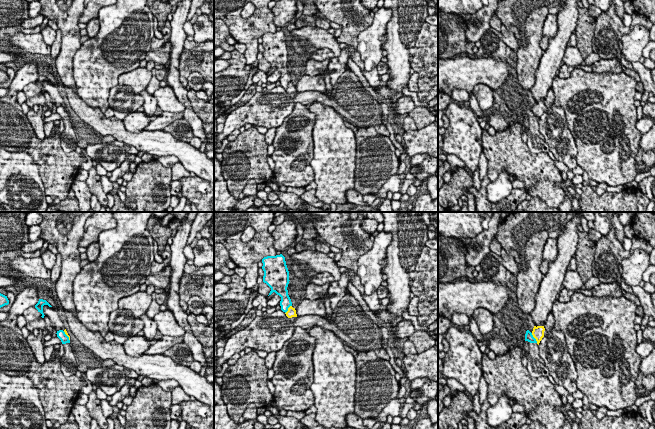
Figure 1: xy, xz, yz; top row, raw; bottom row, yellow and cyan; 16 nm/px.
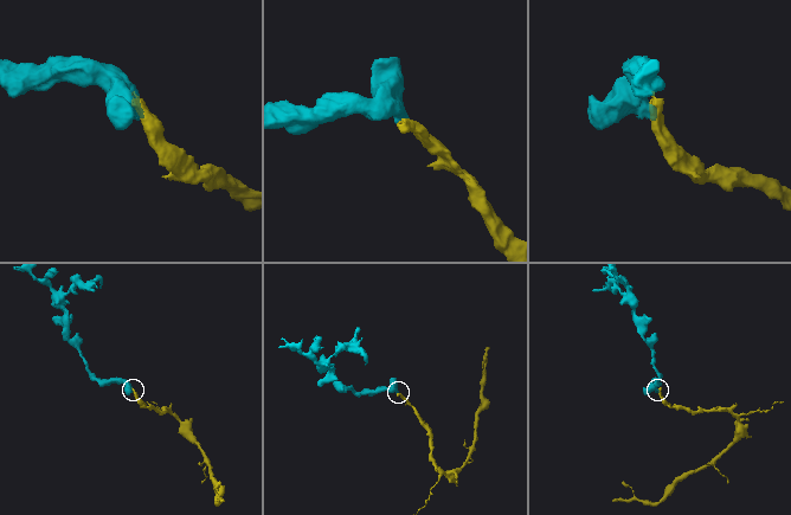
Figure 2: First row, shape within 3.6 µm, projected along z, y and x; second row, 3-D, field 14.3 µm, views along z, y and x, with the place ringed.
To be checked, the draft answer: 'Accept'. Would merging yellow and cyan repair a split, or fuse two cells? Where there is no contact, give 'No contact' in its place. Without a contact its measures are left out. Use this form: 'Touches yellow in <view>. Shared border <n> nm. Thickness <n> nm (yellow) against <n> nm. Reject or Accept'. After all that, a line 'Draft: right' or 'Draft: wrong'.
Touches yellow in yz. Shared border 190 nm. Thickness 190 nm (yellow) against 130 nm. Reject
Draft: wrong

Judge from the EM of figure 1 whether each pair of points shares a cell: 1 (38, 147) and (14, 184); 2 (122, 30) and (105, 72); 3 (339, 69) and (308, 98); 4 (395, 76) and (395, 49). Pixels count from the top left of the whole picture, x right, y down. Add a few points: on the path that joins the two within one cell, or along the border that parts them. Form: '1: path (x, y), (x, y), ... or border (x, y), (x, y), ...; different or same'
1: border (10, 150), (26, 151), (37, 166), (41, 178); different
2: path (122, 40), (105, 59), (105, 62); same
3: border (337, 82), (333, 87); different
4: path (395, 69), (395, 56); same

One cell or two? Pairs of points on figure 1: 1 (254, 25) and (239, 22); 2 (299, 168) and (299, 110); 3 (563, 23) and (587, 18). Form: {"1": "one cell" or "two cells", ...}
{"1": "one cell", "2": "one cell", "3": "two cells"}

